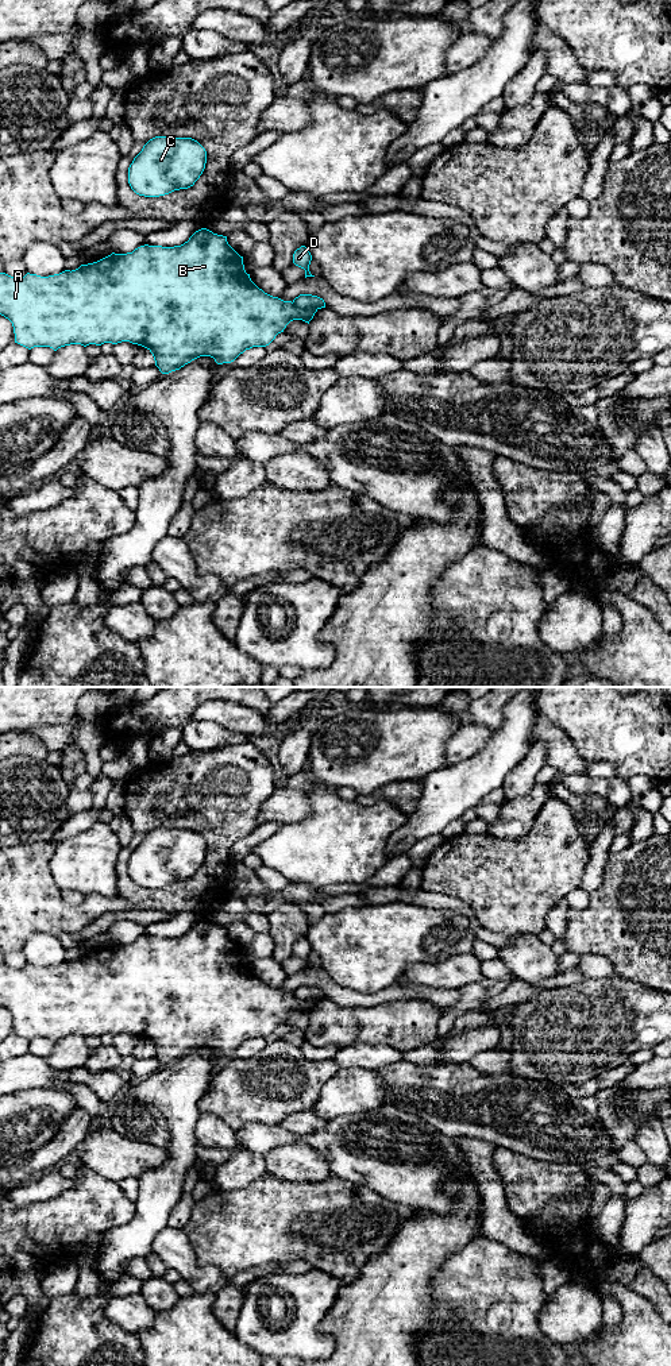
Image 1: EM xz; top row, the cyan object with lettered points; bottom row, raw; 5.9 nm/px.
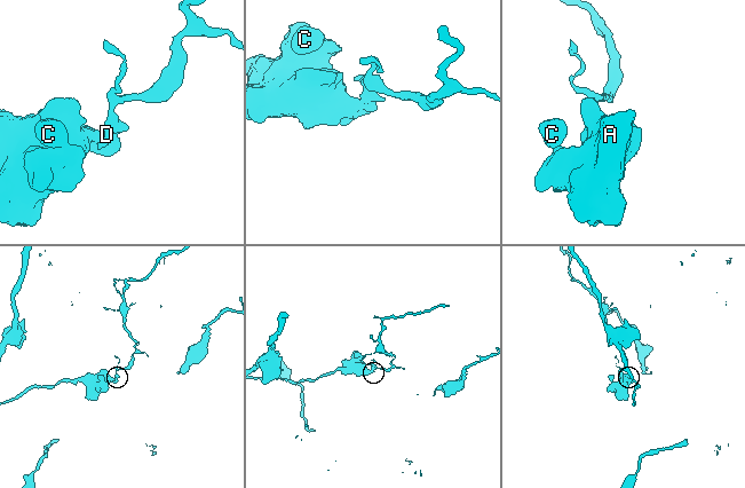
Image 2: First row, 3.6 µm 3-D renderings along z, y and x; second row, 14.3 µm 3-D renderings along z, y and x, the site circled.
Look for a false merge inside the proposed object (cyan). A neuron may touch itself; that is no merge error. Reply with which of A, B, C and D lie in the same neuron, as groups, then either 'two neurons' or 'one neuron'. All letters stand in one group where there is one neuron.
groups A B C / D; two neurons

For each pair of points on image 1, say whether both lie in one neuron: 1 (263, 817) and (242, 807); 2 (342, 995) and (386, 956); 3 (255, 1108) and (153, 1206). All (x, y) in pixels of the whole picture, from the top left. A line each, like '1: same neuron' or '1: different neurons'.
1: different neurons
2: different neurons
3: different neurons

